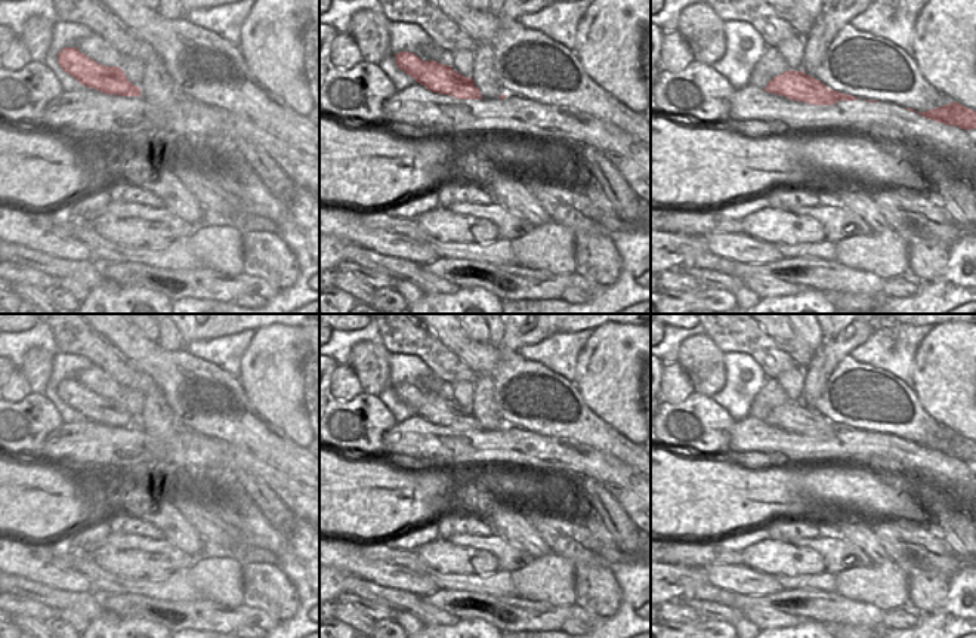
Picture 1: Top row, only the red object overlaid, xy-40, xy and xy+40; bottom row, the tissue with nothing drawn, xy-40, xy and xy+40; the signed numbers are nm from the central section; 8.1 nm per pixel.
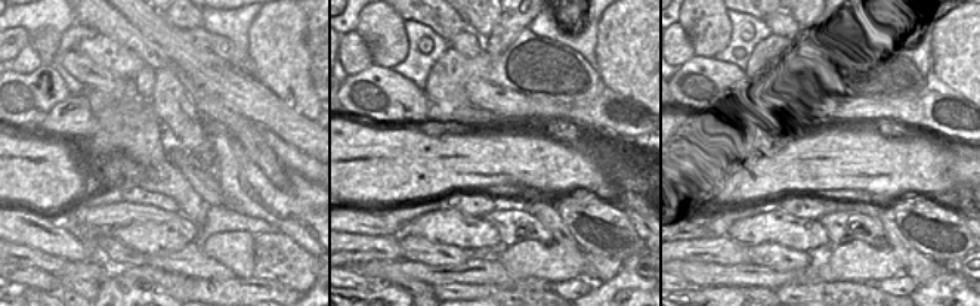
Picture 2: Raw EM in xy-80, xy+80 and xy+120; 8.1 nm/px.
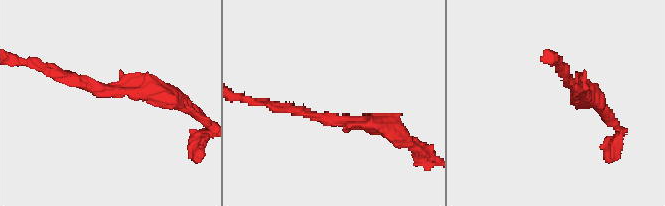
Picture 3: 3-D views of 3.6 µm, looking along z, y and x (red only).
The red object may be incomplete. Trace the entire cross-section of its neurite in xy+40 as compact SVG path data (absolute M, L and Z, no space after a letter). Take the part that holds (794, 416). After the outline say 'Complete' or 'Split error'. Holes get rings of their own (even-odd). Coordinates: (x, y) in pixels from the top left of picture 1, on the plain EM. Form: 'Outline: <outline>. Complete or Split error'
Outline: M791 401L775 407L763 422L810 437L834 437L837 432L858 431L856 428L828 420L824 414L803 403Z. Complete.

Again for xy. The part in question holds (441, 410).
Outline: M411 383L396 385L395 394L398 400L411 407L416 414L423 416L435 425L450 426L457 431L482 431L472 409L458 406L450 397L442 397L436 392L421 392Z. Complete.

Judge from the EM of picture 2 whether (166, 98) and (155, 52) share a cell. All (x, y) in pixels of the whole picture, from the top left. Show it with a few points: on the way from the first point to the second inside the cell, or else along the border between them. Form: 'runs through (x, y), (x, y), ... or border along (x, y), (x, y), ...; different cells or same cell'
border along (155, 68), (170, 71), (185, 92); different cells

